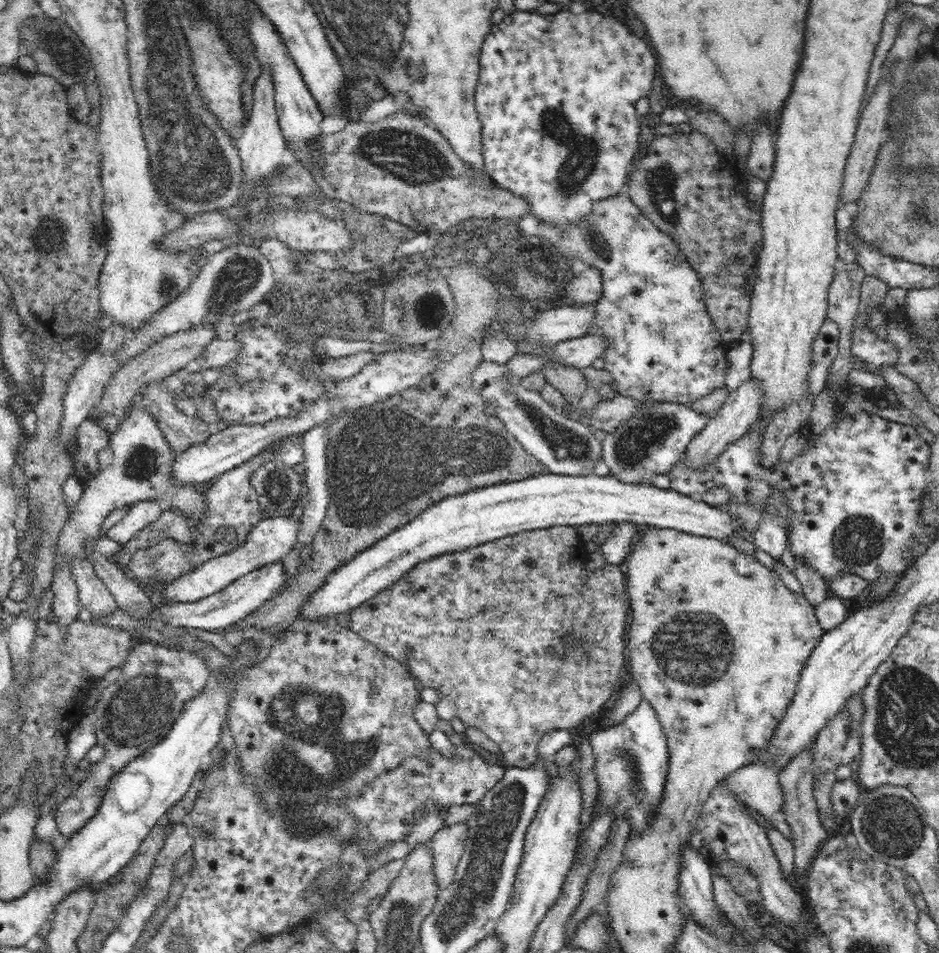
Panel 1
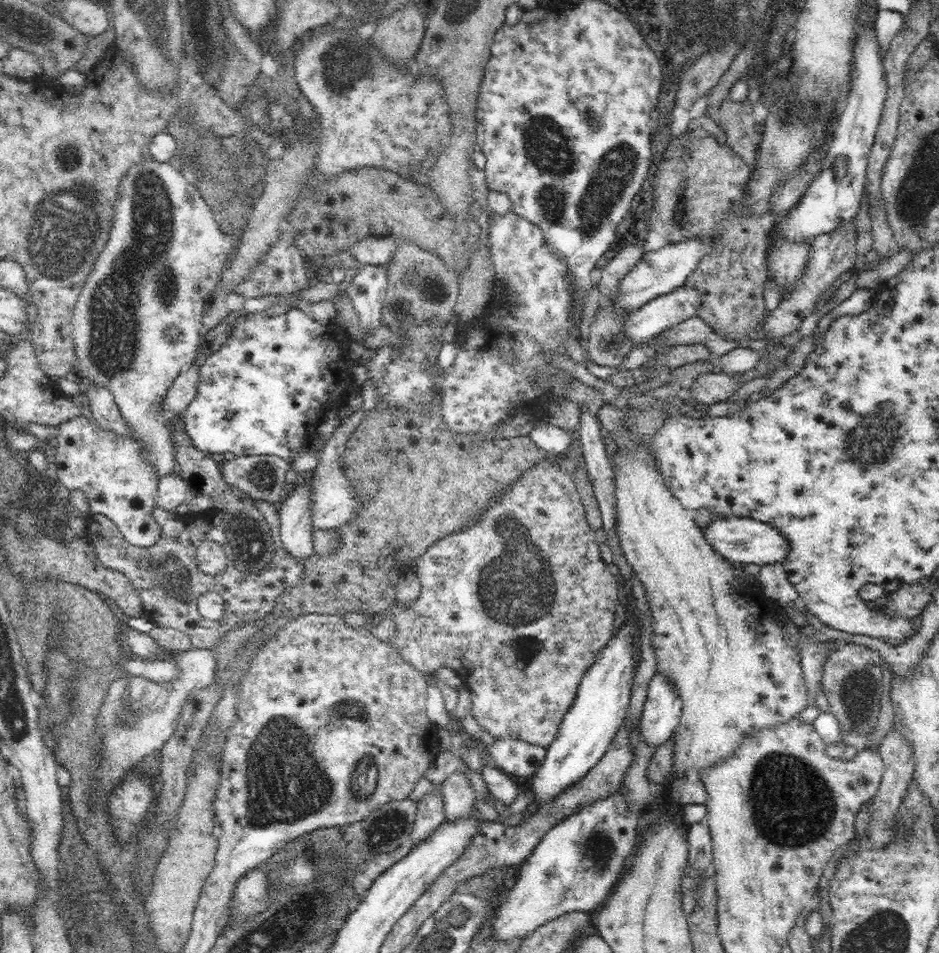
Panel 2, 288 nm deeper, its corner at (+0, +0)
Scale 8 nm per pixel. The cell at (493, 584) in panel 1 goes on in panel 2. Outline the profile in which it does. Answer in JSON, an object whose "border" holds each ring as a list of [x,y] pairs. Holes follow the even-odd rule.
{"border":[[[546,456],[544,460],[536,462],[516,482],[512,482],[510,490],[504,496],[500,496],[496,502],[498,504],[494,504],[490,510],[486,510],[486,514],[482,514],[474,526],[470,526],[466,530],[462,528],[456,534],[436,540],[418,558],[416,578],[420,580],[420,598],[410,610],[392,606],[392,618],[398,628],[398,632],[394,634],[392,646],[400,652],[400,656],[406,660],[406,664],[410,664],[414,670],[420,670],[424,674],[426,672],[436,674],[440,668],[454,670],[458,674],[458,678],[462,680],[464,688],[468,688],[472,692],[472,700],[474,700],[472,716],[494,740],[520,738],[520,740],[526,740],[528,744],[548,750],[548,746],[558,736],[558,728],[560,728],[566,712],[570,710],[570,706],[574,704],[574,700],[578,696],[582,676],[588,672],[588,668],[594,664],[600,650],[612,640],[612,636],[618,628],[620,612],[624,606],[624,604],[620,604],[620,598],[618,598],[618,586],[622,580],[608,574],[608,570],[606,570],[608,554],[596,542],[594,530],[588,524],[588,514],[582,504],[582,494],[576,488],[574,472],[570,472],[568,468],[564,468],[564,464],[560,464],[560,456]]]}

